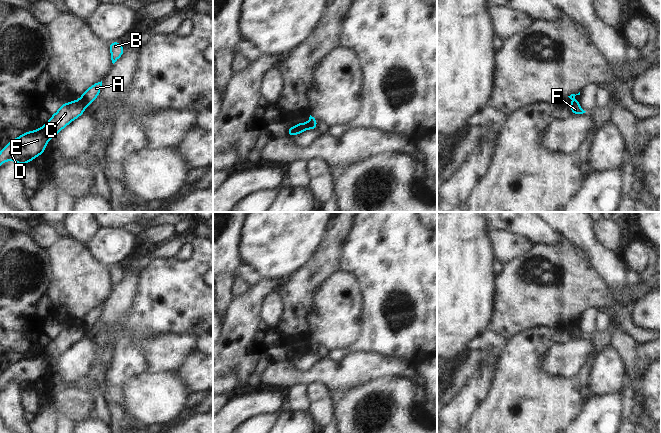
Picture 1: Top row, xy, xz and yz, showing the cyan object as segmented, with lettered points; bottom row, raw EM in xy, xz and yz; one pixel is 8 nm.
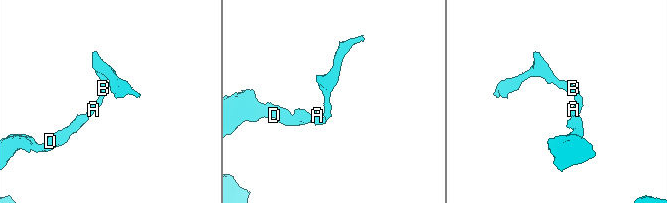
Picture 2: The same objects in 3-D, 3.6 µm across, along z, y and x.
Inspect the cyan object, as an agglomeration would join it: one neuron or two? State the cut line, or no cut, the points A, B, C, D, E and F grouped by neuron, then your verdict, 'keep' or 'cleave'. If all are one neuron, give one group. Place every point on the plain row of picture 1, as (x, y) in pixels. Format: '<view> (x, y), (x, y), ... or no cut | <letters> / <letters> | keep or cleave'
xy (80, 323), (86, 329) | A B / C D E F | cleave

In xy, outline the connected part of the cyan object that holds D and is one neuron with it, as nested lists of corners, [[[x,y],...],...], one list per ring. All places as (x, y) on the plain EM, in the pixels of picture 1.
[[[81,324],[62,327],[60,333],[41,352],[28,355],[10,365],[0,375],[0,390],[5,385],[14,384],[19,389],[26,389],[35,381],[44,378],[46,368],[73,344],[84,338],[87,329]]]

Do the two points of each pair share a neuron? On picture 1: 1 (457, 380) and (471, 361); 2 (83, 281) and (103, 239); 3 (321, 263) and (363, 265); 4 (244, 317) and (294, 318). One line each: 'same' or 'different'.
1: same
2: different
3: different
4: different

